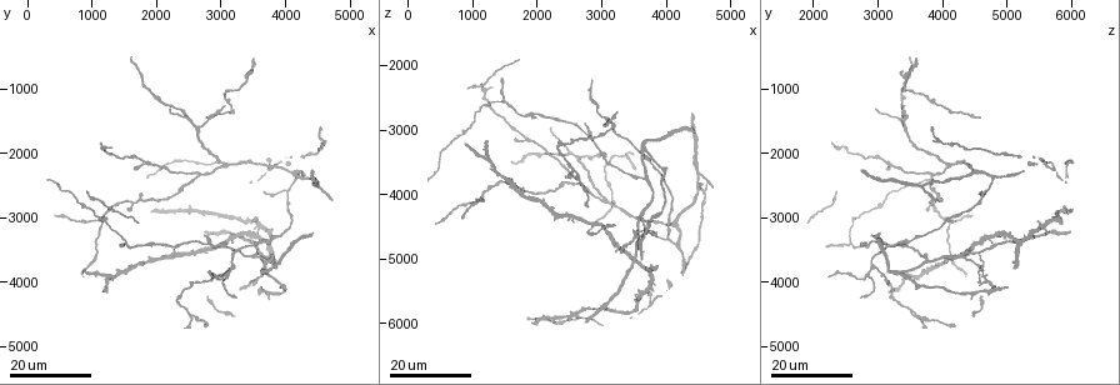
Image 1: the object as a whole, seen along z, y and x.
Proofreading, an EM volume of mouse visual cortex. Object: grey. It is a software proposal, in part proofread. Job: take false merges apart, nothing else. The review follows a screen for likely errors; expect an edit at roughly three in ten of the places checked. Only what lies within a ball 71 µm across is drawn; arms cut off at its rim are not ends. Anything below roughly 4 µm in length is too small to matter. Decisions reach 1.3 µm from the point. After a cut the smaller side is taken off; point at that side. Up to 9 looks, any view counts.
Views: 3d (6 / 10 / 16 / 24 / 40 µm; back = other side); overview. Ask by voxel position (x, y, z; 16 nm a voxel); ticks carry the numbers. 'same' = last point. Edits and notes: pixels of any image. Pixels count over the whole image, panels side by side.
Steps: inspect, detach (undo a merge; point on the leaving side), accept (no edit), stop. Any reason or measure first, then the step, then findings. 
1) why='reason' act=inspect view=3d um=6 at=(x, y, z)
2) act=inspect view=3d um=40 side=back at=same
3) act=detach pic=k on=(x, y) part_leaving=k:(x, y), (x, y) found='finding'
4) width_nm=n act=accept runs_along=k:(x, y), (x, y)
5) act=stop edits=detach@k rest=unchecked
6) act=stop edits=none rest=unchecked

why='side arm on a straight run' act=inspect view=3d um=24 at=(1550, 3350, 2600)

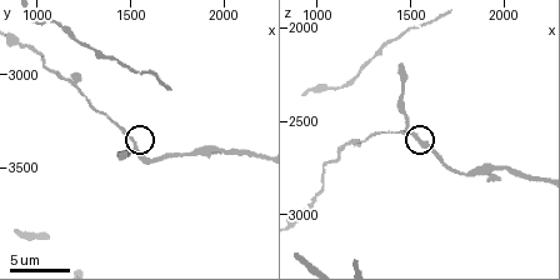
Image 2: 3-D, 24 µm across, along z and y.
why='zoom in' act=inspect view=3d um=6 at=(1520, 3380, 2580)

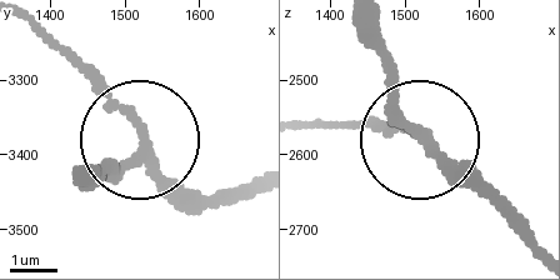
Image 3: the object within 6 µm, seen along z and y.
side_arm_um=6 act=accept runs_along=3:(536, 241), (405, 121), (389, 74), (360, 41) found='all the same neuron'

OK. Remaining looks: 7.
act=inspect view=3d um=24 at=(3000, 2150, 4050)

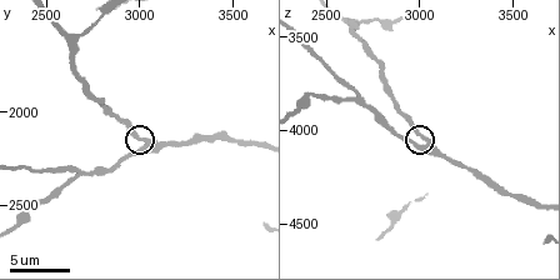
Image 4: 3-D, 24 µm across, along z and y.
why='zoom in' act=inspect view=3d um=10 at=(3040, 2160, 4080)

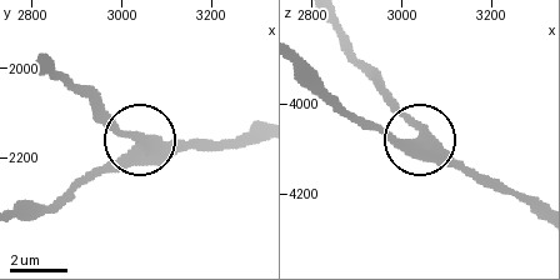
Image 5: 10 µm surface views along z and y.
side_arm_um=52 arms=3 act=accept found='one neuron here'

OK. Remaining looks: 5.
act=inspect view=3d um=16 at=(2550, 1450, 3350)

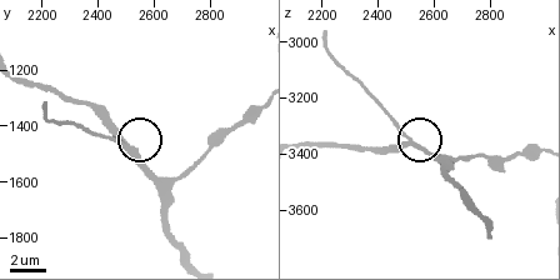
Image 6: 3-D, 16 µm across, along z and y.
why='zoom in' act=inspect view=3d um=6 at=(2500, 1480, 3350)

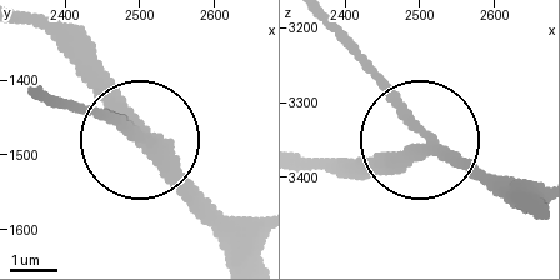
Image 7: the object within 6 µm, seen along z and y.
side_arm_um=8 act=accept runs_along=7:(229, 256), (205, 196), (138, 129), (54, 100) found='one neuron here'

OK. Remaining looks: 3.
why='three-way junction' act=inspect view=3d um=10 at=(2660, 2300, 3800)

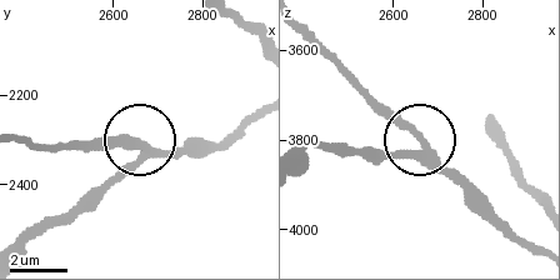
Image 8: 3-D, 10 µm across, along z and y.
why='other side' act=inspect view=3d um=10 side=back at=(2670, 2320, 3805)

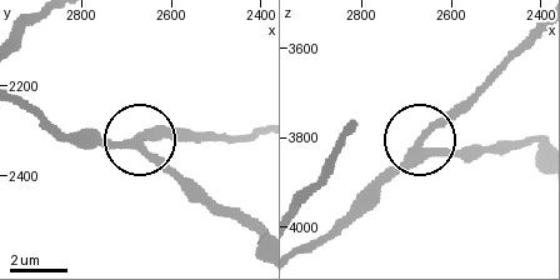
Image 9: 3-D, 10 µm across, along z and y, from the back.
act=accept runs_along=9:(25, 108), (54, 131), (111, 141), (210, 134) found='one neuron here'

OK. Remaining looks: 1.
act=stop edits=none rest=unchecked

